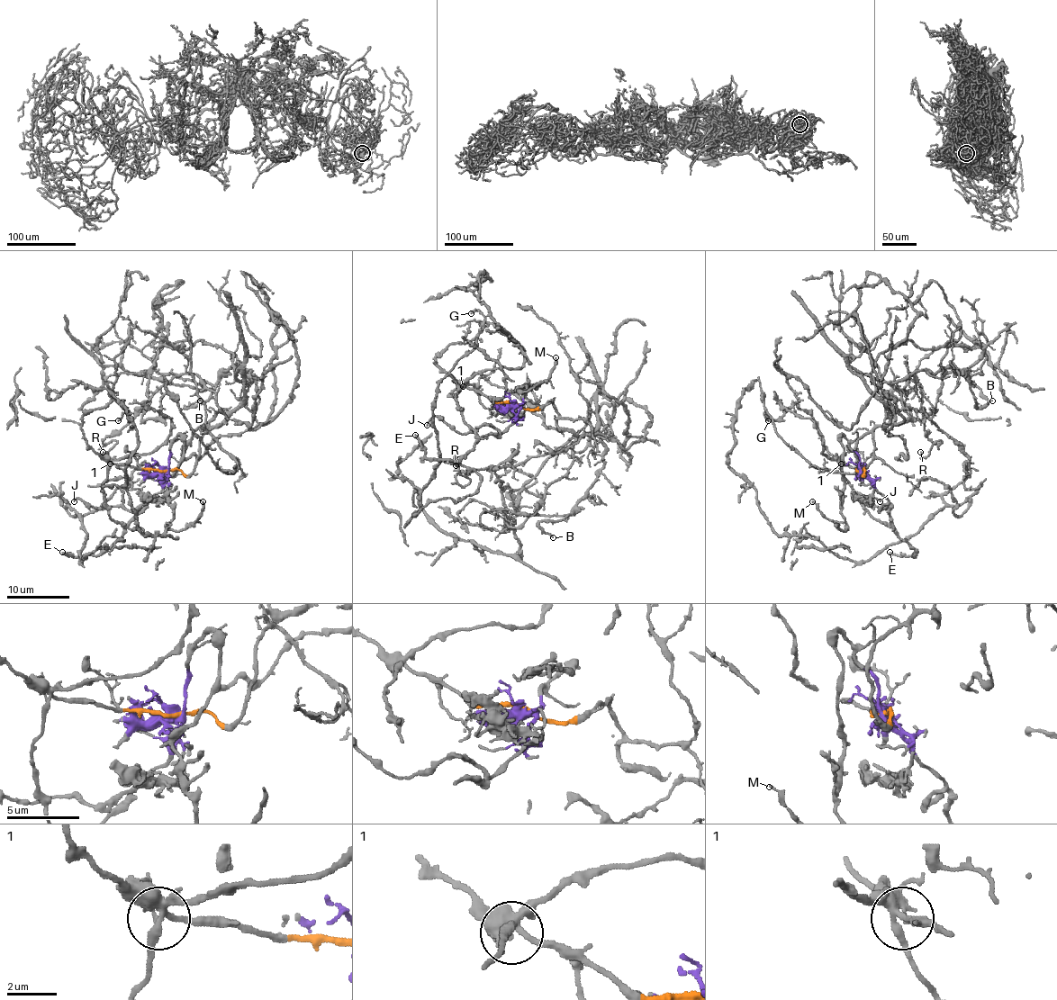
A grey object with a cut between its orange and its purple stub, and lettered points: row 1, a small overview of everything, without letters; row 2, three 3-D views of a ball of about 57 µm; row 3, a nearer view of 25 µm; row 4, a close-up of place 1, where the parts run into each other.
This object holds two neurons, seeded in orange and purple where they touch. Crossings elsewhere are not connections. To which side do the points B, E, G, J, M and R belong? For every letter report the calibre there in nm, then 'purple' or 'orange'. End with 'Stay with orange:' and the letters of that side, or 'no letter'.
B: 110 nm thick; orange
E: 240 nm thick; purple
G: 160 nm thick; orange
J: 150 nm thick; purple
M: 170 nm thick; purple
R: 140 nm thick; orange
Stay with orange: B, G, R

